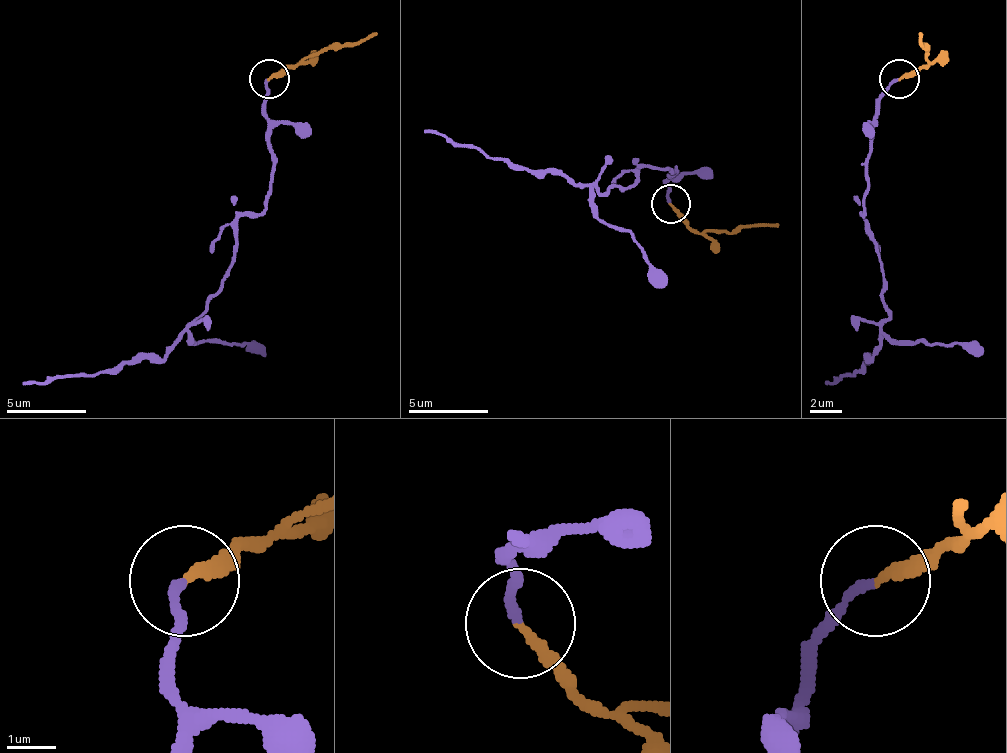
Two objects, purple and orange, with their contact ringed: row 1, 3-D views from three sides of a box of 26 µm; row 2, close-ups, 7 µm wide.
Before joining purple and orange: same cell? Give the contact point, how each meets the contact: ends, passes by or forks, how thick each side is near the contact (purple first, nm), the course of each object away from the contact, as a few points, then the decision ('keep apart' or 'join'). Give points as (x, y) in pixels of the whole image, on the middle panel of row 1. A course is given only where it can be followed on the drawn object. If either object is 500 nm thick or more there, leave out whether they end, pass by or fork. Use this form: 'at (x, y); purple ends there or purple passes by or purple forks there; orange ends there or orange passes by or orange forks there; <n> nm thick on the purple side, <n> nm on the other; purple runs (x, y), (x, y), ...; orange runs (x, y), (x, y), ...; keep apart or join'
at (671, 204); purple ends there; orange ends there; 180 nm thick on the purple side, 220 nm on the other; purple runs (670, 205), (670, 169), (646, 165), (630, 189), (606, 193), (574, 185), (562, 173), (515, 169), (423, 129); orange runs (670, 205), (701, 232), (777, 224); join

